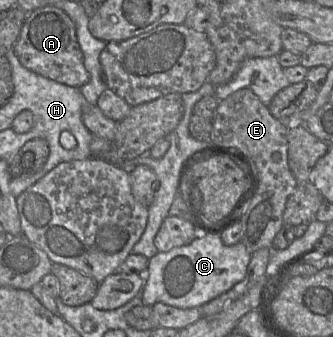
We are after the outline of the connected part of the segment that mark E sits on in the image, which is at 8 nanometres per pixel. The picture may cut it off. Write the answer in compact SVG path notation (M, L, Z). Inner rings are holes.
M242 88L219 100L215 111L211 143L233 146L250 160L258 177L258 189L247 205L240 222L241 242L253 253L271 248L273 240L284 225L283 213L288 197L298 183L288 164L288 128L274 118L269 109L247 88Z

